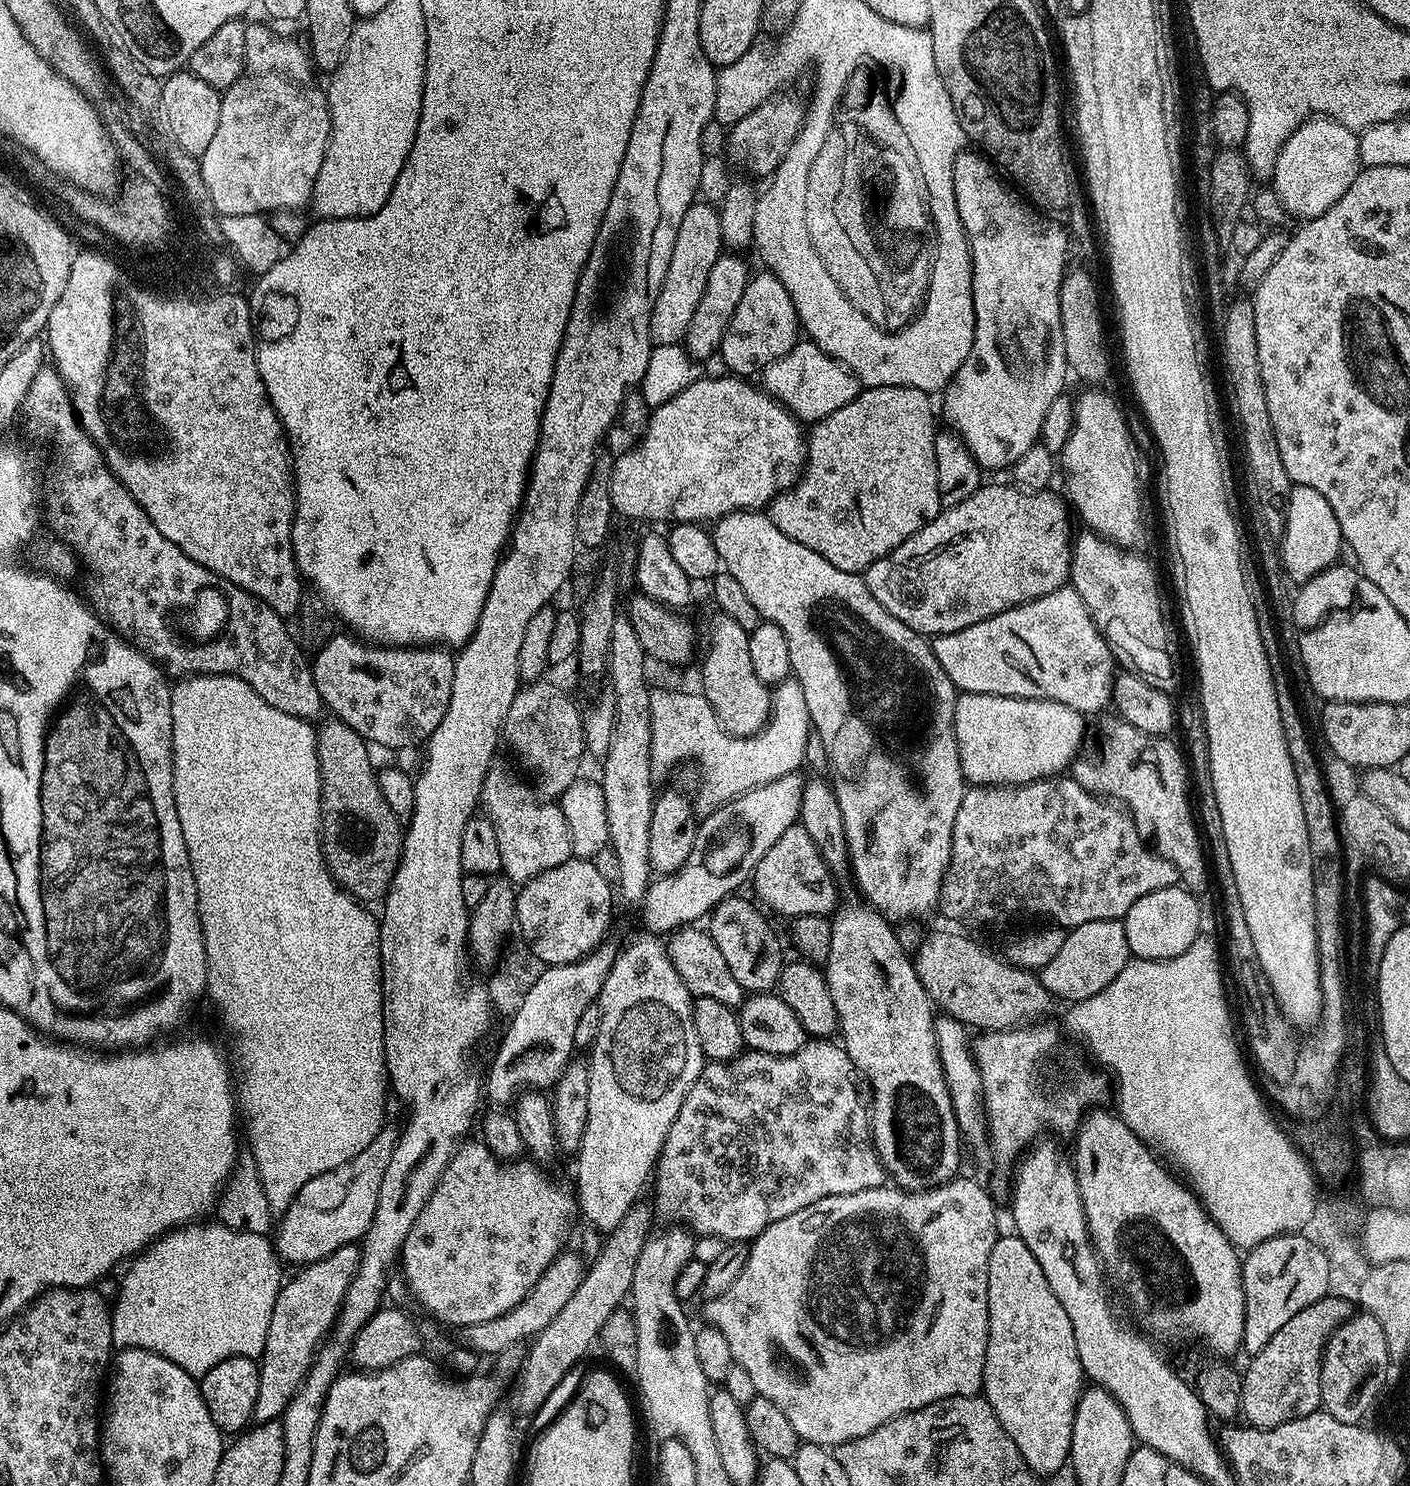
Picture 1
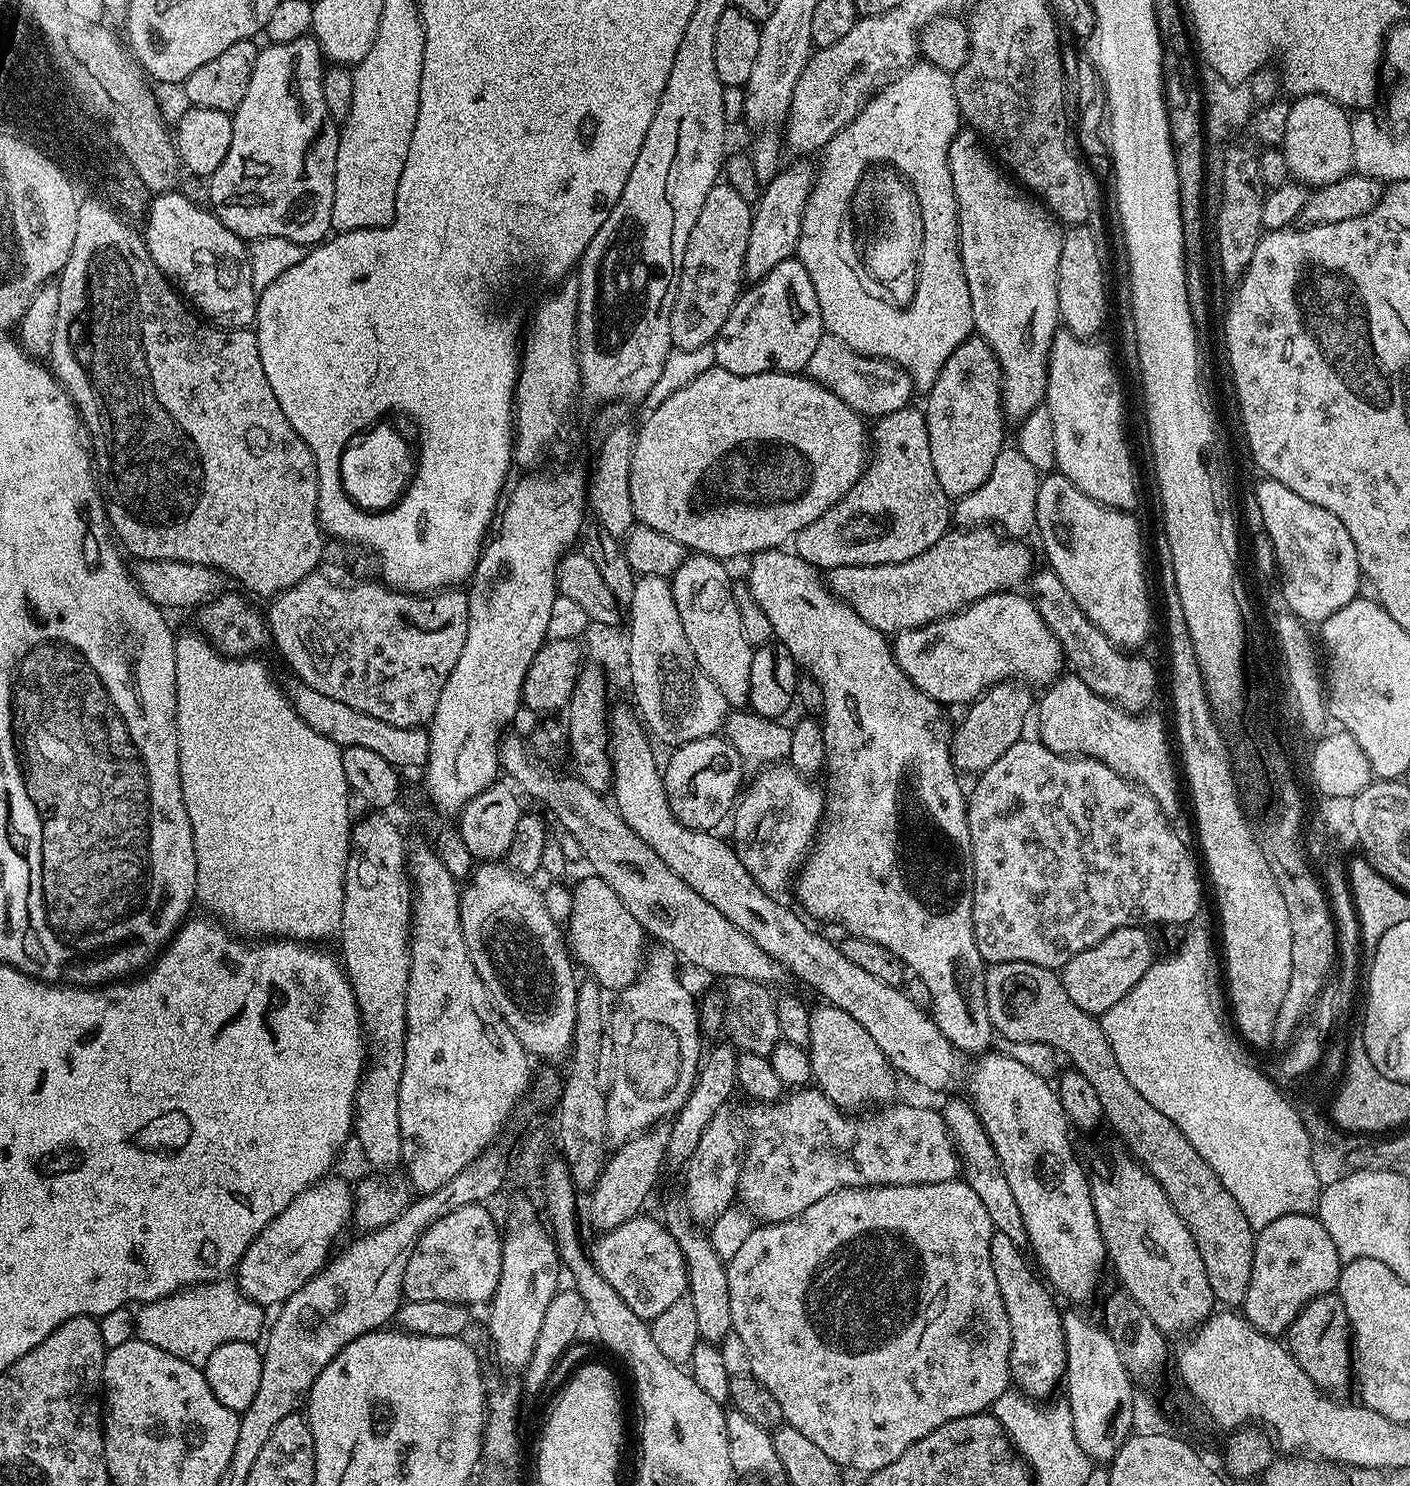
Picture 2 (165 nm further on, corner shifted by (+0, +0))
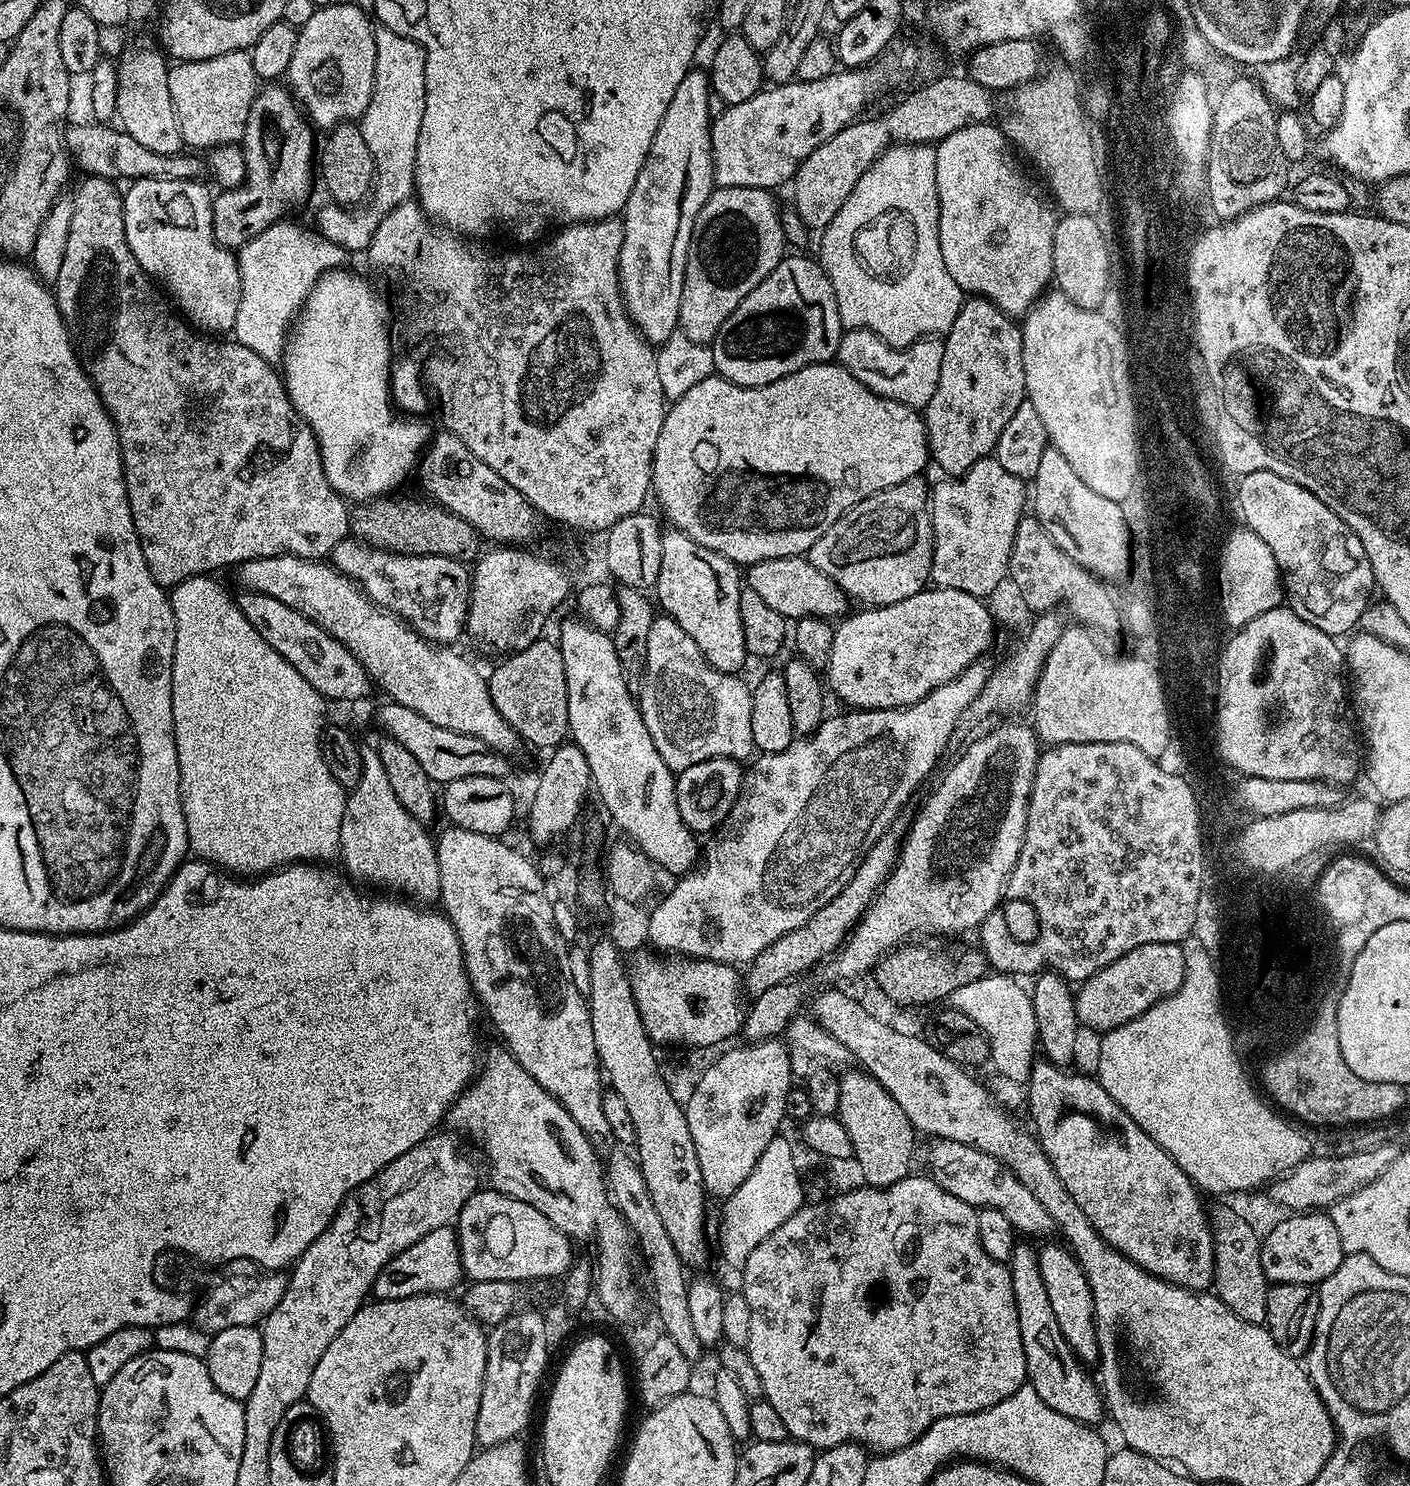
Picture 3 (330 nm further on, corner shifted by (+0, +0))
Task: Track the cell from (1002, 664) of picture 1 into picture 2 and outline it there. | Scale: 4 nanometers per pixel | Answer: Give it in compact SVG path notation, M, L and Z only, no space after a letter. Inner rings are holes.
M1016 590L995 592L955 616L945 616L933 624L899 633L894 640L898 666L902 666L918 690L941 706L967 705L992 685L1013 678L1032 686L1051 685L1065 667L1064 651L1058 638L1044 624L1036 605L1027 595L1018 593Z

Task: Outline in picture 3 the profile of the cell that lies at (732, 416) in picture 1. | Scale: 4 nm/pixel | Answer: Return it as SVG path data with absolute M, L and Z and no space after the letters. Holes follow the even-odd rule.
M829 362L826 364L811 364L802 370L798 370L789 376L778 378L774 382L770 382L766 386L758 386L757 388L747 388L746 386L738 386L734 382L724 379L719 374L708 376L704 381L698 382L696 386L691 386L686 394L677 400L671 401L670 407L665 411L664 421L662 422L662 434L658 434L658 442L654 450L654 458L652 459L652 486L651 491L654 493L654 500L660 503L660 508L664 511L664 516L669 521L671 527L676 528L679 532L686 533L690 538L694 538L694 542L698 542L702 546L706 546L715 552L721 552L727 560L731 560L737 566L747 566L757 564L763 560L770 558L786 558L787 556L804 556L814 546L814 542L818 542L818 538L822 538L822 534L826 534L826 530L830 530L830 526L834 526L834 522L838 522L838 518L842 518L851 508L858 502L862 502L866 498L870 498L874 494L878 494L882 490L886 490L890 486L898 486L902 482L906 482L912 476L920 476L924 467L929 467L930 453L928 450L928 435L924 429L924 417L917 409L906 406L902 402L894 402L882 398L878 394L874 394L866 386L862 386L858 382L858 378L854 378L854 374L850 374L850 370L846 370L839 362Z

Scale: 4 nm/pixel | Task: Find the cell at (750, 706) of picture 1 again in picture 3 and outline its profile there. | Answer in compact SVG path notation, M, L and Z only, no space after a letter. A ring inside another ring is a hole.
M669 527L661 531L660 541L662 542L662 562L658 570L658 578L654 585L655 603L659 611L665 616L674 618L690 638L694 638L694 643L698 650L710 662L710 666L719 672L739 673L740 667L750 660L746 650L746 638L742 638L742 614L738 614L738 598L742 587L742 572L731 560L727 560L721 552L710 550L694 538L690 538L684 532L679 532L676 528Z

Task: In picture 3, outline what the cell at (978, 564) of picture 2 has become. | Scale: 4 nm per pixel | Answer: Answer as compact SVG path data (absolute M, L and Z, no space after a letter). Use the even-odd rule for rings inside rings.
M804 556L770 558L747 565L746 587L754 590L773 610L778 610L778 614L782 614L792 622L801 620L803 616L840 618L849 611L850 597Z

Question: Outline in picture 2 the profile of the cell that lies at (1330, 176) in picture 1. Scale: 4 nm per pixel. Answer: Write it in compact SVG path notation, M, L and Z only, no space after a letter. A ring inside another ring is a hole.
M1301 96L1291 101L1282 151L1288 171L1299 183L1313 189L1338 182L1353 171L1349 113L1328 96Z

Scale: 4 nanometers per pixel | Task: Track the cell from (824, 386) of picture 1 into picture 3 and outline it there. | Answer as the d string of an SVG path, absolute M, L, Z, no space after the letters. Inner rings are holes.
M849 328L840 337L835 359L846 370L850 370L850 374L854 374L854 378L858 378L862 386L866 386L874 394L923 410L930 398L934 398L934 390L938 390L943 353L944 342L940 338L915 340L908 348L895 348L870 330Z

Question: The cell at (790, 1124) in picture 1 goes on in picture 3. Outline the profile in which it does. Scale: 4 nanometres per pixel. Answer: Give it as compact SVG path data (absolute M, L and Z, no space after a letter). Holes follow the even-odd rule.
M941 1139L937 1144L939 1145L932 1152L930 1176L938 1186L942 1186L942 1190L954 1194L954 1198L962 1198L962 1202L977 1210L1000 1208L1017 1233L1048 1236L1057 1231L1056 1220L1050 1218L1046 1206L1042 1206L1042 1202L1038 1202L1038 1198L1034 1198L1034 1194L1030 1194L1030 1190L1022 1186L1022 1182L1018 1182L1016 1175L1004 1167L1001 1160L962 1142Z

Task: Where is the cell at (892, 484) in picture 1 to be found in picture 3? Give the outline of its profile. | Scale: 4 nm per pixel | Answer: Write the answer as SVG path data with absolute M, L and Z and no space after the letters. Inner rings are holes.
M912 476L909 480L902 482L898 486L890 486L886 490L882 490L878 494L874 494L870 498L866 498L862 502L855 504L845 516L838 518L838 522L834 522L834 526L830 526L830 530L826 530L826 534L822 534L822 538L818 538L818 542L814 542L814 546L806 554L806 559L813 564L815 568L822 570L822 574L826 574L826 578L830 578L834 581L853 601L861 600L861 605L864 606L879 606L882 604L902 602L902 598L910 598L910 594L918 594L924 591L932 575L933 546L934 538L932 537L932 513L930 511L930 484L929 481L924 481L924 478L920 476Z

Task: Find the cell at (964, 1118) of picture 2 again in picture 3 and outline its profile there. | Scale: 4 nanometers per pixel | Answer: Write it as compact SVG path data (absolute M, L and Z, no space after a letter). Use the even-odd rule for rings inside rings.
M1017 1242L1012 1251L1012 1257L1007 1260L1010 1284L1014 1290L1014 1306L1018 1306L1018 1330L1022 1334L1022 1350L1026 1354L1027 1383L1038 1390L1038 1398L1050 1406L1050 1410L1058 1410L1058 1414L1066 1414L1066 1418L1076 1420L1089 1426L1099 1425L1100 1419L1105 1419L1106 1405L1097 1381L1088 1377L1089 1369L1080 1363L1074 1350L1066 1342L1062 1330L1058 1330L1058 1322L1054 1319L1054 1310L1050 1310L1050 1298L1046 1295L1046 1286L1042 1282L1042 1270L1038 1266L1039 1251L1028 1242Z

